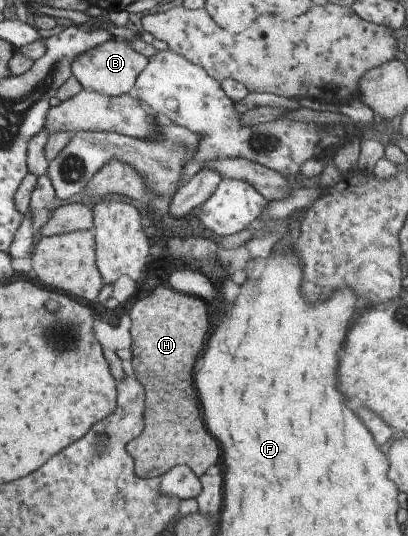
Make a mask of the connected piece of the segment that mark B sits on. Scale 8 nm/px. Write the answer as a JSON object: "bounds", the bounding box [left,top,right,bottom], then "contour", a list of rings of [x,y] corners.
{"bounds":[71,35,149,96],"contour":[[[115,35],[85,54],[75,58],[71,64],[71,75],[82,84],[83,89],[93,90],[107,96],[121,96],[134,91],[135,81],[149,62],[148,58],[137,52],[126,39]]]}

